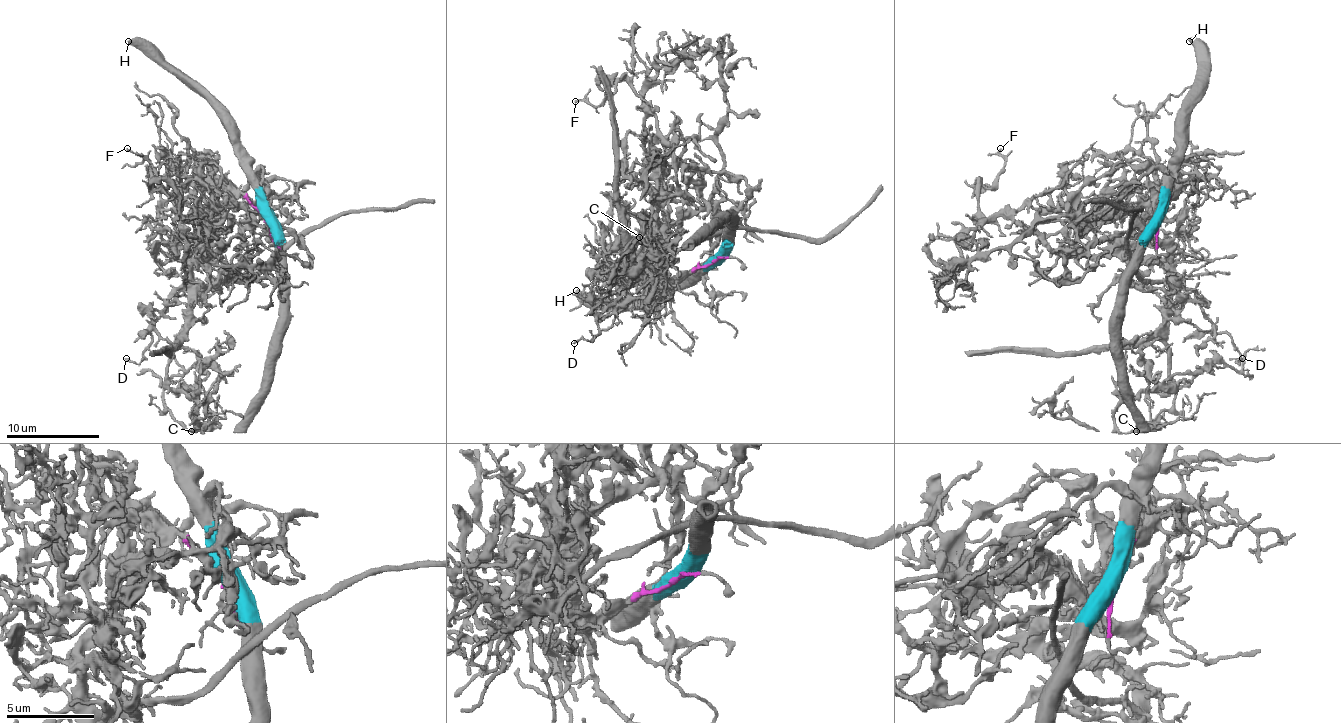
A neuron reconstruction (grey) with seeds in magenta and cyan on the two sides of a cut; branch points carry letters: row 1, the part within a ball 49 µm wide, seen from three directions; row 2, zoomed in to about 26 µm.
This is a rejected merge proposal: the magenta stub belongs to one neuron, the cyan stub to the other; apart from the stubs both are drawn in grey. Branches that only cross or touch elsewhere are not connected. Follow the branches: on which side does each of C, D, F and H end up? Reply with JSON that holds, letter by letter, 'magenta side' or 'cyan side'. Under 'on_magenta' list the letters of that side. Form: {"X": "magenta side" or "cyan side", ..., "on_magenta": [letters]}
{"C": "magenta side", "D": "magenta side", "F": "magenta side", "H": "cyan side", "on_magenta": ["C", "D", "F"]}

